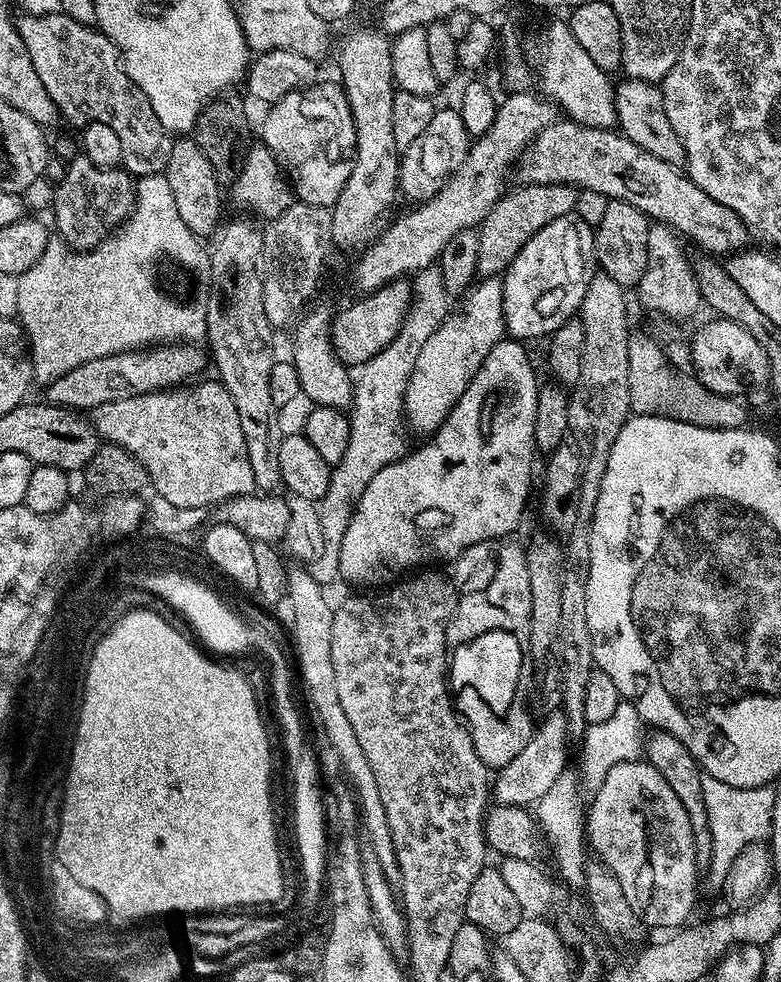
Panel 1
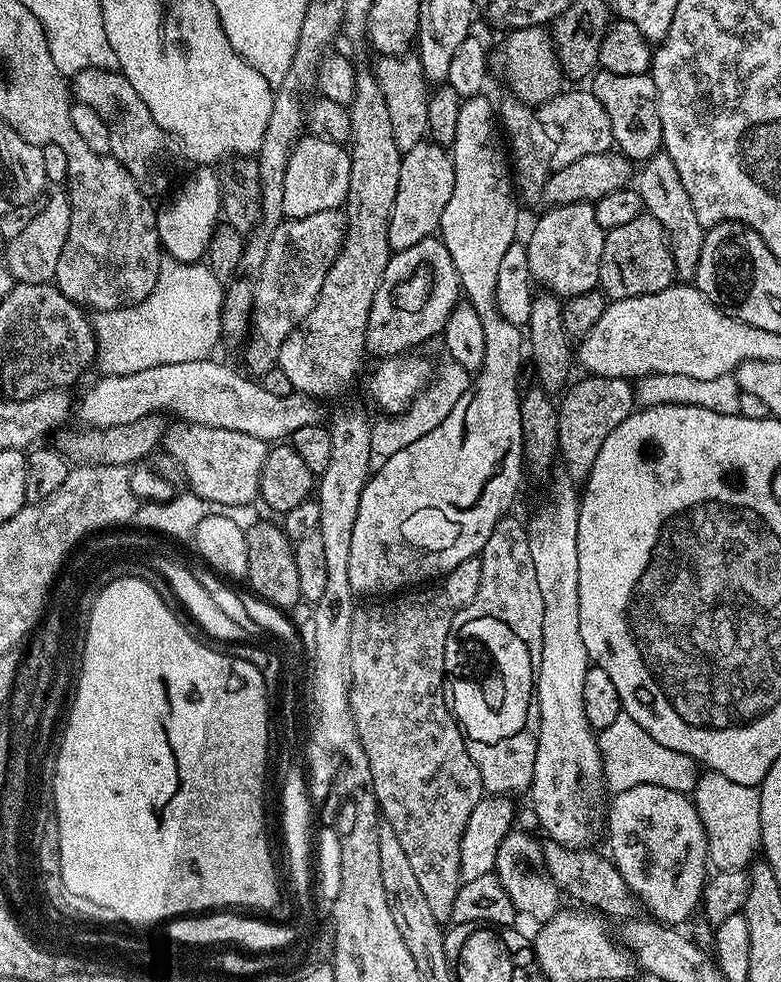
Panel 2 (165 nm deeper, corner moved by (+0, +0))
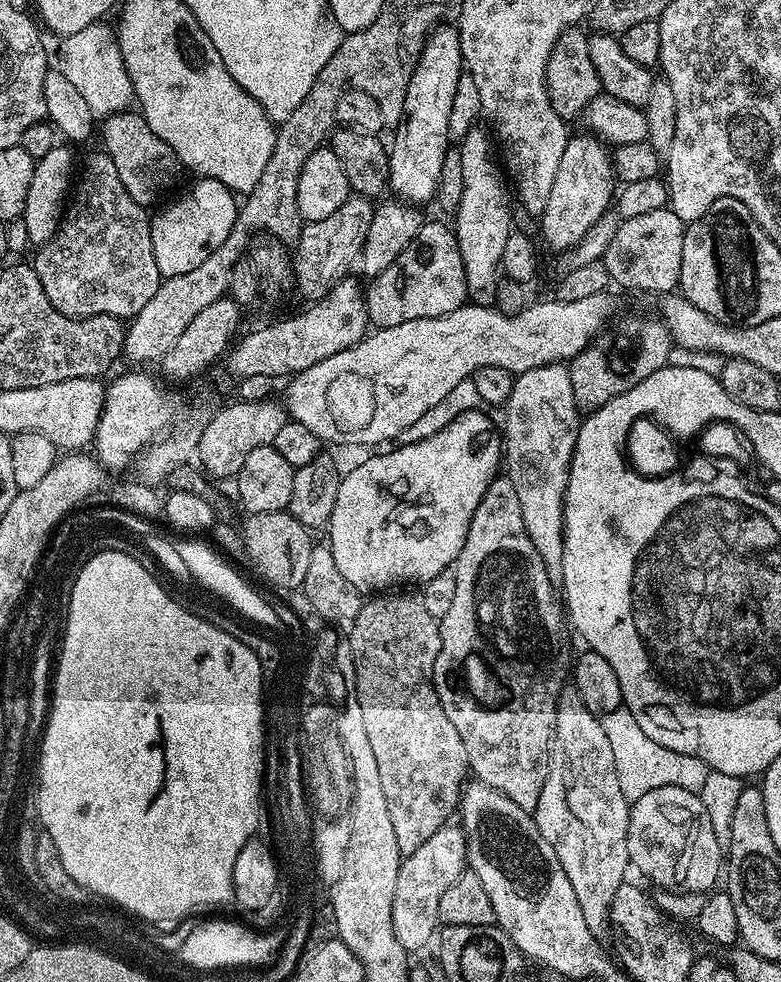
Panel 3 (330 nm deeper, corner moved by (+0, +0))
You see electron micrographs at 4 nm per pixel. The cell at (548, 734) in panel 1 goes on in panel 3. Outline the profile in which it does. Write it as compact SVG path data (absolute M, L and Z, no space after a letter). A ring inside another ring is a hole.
M459 823L443 824L418 850L407 853L401 859L398 870L398 886L394 886L394 910L392 925L396 940L404 951L415 954L419 948L427 946L434 940L438 928L438 898L442 898L442 890L450 886L466 871L468 862L468 839L464 837L463 827Z

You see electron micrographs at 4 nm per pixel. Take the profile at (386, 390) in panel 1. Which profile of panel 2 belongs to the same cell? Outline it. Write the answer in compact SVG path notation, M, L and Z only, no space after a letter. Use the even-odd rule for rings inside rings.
M451 358L445 359L445 364L441 366L440 373L437 376L435 373L434 379L428 387L413 400L412 405L405 412L380 418L384 420L375 421L372 424L370 462L373 469L382 467L386 461L394 458L394 454L398 454L398 450L410 446L410 442L418 442L418 438L430 434L430 430L434 430L434 426L442 426L442 422L448 417L450 410L454 410L454 406L458 406L458 398L462 398L462 394L469 391L469 369L463 368L461 364L454 362Z

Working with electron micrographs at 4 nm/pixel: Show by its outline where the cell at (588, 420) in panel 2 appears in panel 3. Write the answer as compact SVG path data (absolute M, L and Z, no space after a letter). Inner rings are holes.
M628 316L616 325L613 323L607 330L601 331L588 347L572 357L567 369L574 386L577 408L601 408L606 402L615 400L617 396L638 386L638 382L650 378L650 374L671 361L668 359L672 356L672 348L674 349L673 338L663 319L653 316Z

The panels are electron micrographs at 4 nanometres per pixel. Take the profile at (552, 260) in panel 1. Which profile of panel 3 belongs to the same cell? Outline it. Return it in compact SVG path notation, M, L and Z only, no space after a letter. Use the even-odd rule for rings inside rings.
M573 135L566 150L562 150L562 162L558 162L558 174L554 174L554 186L550 198L546 198L546 210L539 219L540 236L552 248L573 248L609 211L614 200L614 169L612 152L603 140L591 135Z

